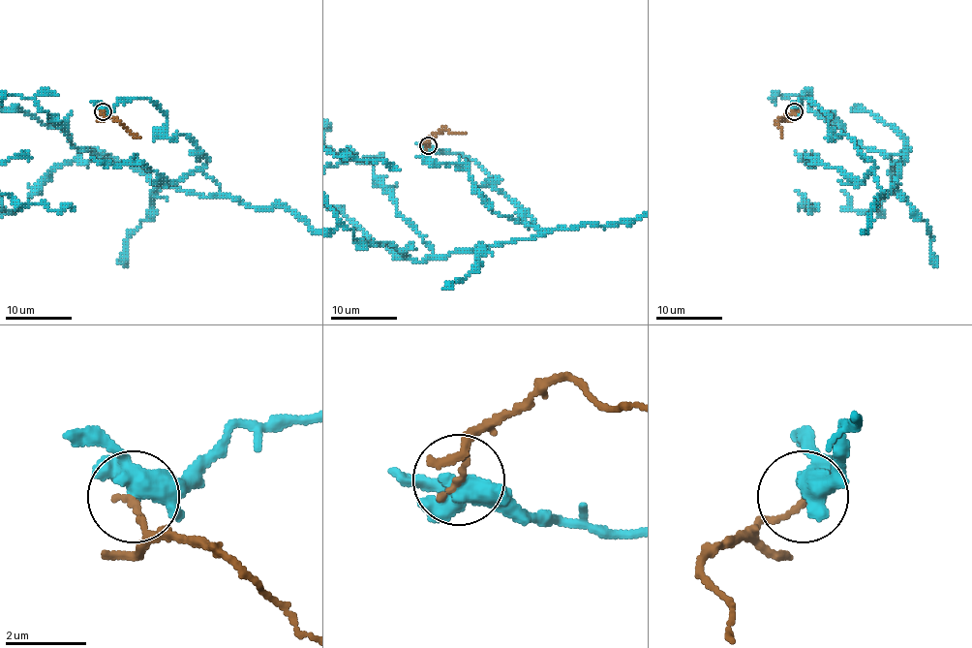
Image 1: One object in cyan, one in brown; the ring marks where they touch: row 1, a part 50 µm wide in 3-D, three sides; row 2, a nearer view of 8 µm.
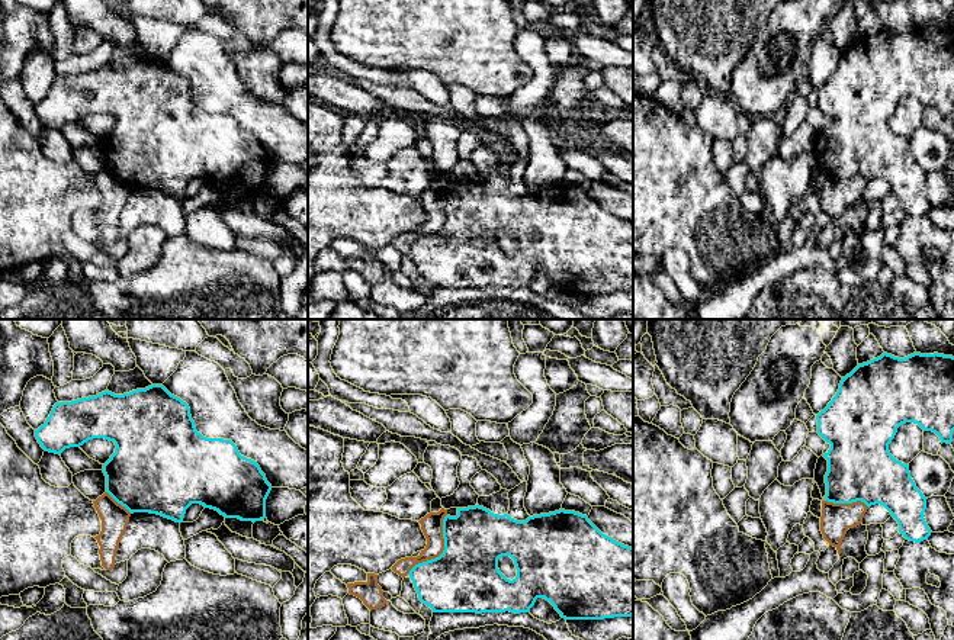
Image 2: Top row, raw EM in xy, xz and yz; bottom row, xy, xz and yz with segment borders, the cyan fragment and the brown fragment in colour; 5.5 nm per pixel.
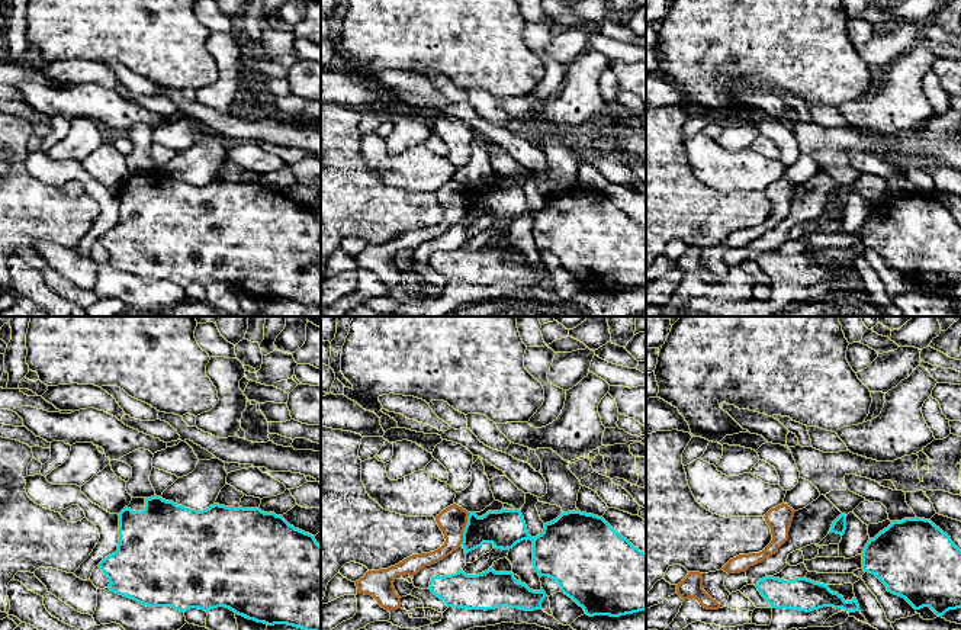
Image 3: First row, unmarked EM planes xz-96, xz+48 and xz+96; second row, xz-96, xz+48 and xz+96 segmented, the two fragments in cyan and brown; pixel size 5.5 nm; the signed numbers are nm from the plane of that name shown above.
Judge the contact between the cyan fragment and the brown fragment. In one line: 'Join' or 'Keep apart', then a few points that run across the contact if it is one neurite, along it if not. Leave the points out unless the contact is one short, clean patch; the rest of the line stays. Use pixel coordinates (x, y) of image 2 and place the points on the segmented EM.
Keep apart. Line: xz (446, 514), (443, 550), (418, 562), (407, 573)

